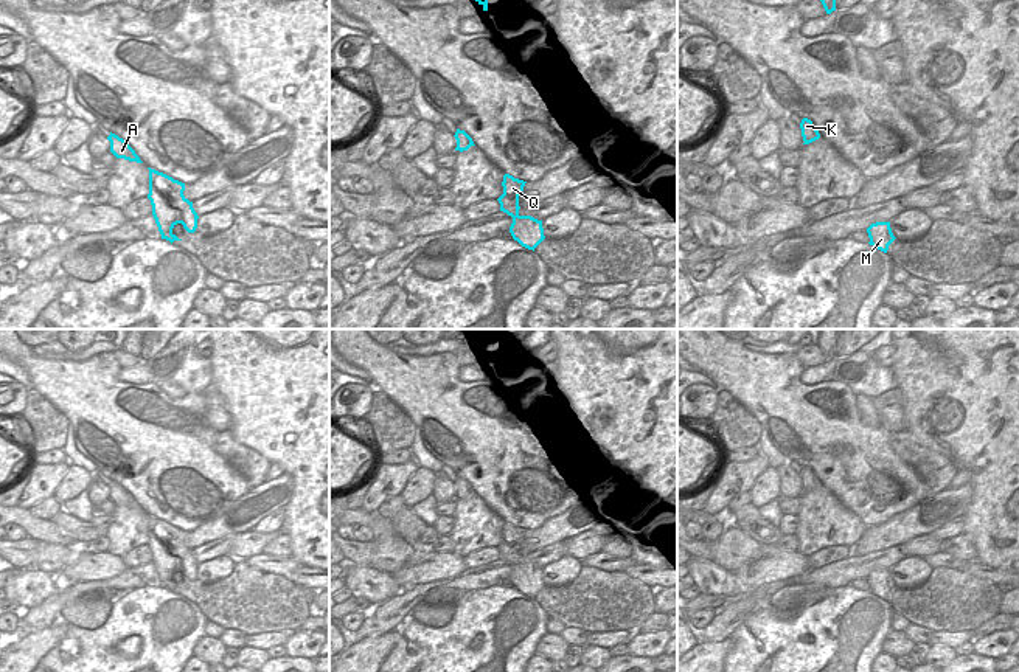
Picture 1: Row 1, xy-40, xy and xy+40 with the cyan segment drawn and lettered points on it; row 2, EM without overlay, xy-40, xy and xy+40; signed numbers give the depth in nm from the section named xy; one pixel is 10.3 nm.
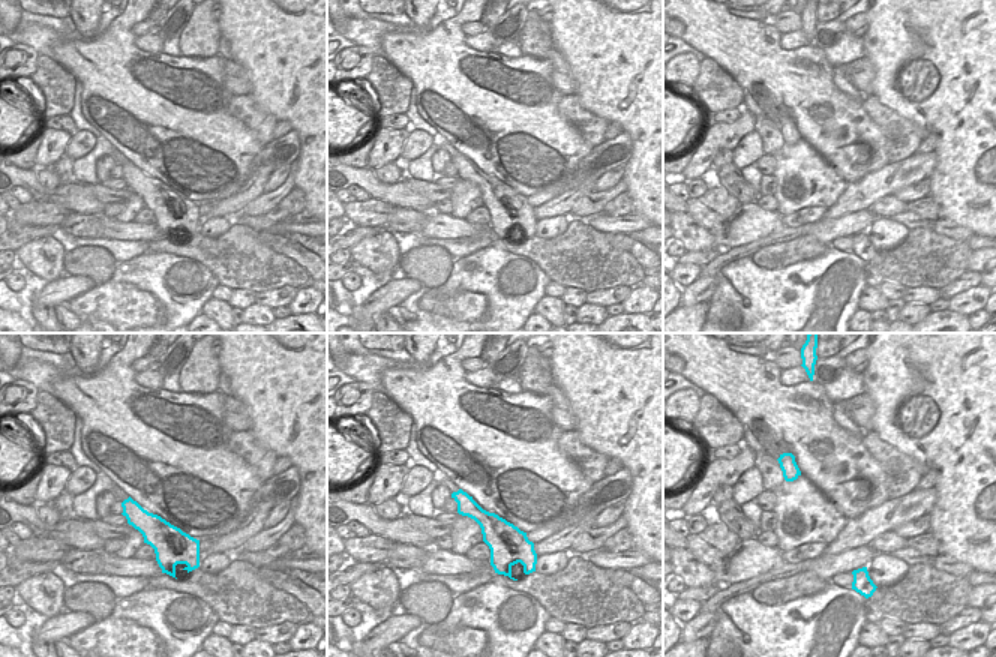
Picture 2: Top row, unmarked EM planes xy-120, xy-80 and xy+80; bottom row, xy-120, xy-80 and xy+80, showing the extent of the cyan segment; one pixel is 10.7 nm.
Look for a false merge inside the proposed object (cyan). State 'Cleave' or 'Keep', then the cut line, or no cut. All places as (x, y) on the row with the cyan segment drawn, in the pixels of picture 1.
Keep. No split

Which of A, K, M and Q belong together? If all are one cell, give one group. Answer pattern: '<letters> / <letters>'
A K M Q

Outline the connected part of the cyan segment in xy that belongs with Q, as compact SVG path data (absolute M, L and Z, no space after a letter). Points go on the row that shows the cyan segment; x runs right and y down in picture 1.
M505 174L502 182L503 194L497 200L500 203L500 211L513 217L513 223L510 227L513 239L522 247L534 251L545 236L542 220L519 214L519 194L523 191L525 183L527 182Z

